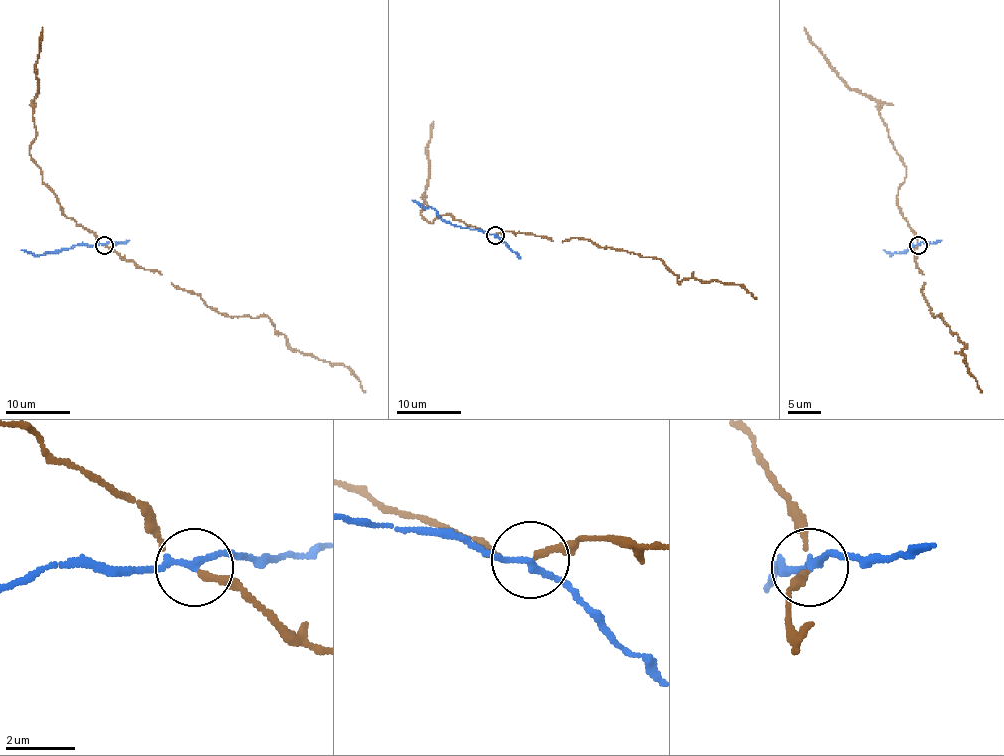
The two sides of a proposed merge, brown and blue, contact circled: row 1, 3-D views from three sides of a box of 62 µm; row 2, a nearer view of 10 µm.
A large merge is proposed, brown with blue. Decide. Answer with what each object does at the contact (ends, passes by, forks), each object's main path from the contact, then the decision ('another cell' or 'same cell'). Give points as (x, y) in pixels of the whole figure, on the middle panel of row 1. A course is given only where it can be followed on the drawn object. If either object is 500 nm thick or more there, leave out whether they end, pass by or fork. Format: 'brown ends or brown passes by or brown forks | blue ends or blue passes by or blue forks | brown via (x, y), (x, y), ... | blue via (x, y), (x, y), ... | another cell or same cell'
brown passes by | blue passes by | brown via (496, 234), (530, 233), (553, 241), (583, 237), (599, 247), (656, 257), (678, 281), (740, 284), (756, 297) | blue via (494, 234), (446, 223), (433, 208), (423, 208), (412, 200) | another cell

